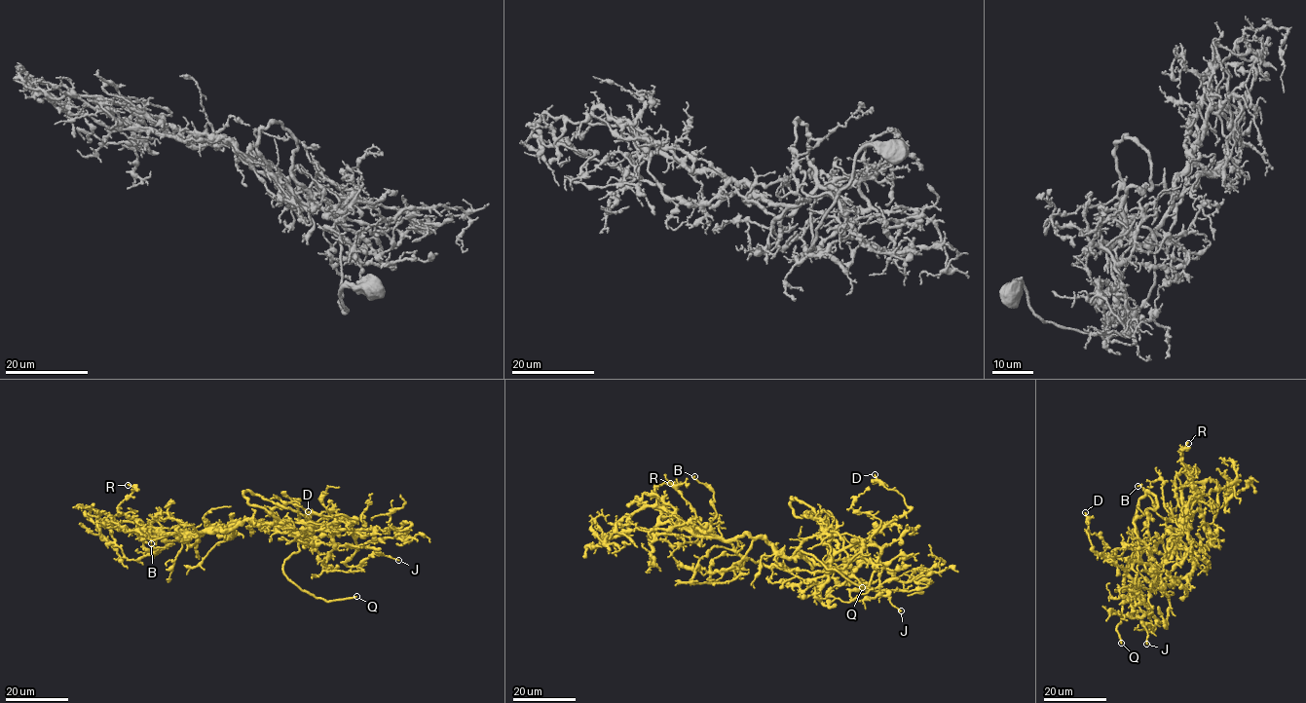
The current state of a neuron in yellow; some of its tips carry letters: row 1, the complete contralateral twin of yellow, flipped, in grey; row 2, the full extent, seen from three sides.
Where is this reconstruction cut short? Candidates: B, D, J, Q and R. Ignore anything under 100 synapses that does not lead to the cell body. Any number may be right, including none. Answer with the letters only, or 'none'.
Q

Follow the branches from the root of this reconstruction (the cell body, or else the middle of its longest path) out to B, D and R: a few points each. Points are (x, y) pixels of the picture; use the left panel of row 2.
B: (246, 520), (224, 531), (201, 531), (186, 537), (187, 541), (174, 534), (151, 543)
D: (246, 520), (290, 529), (300, 537), (314, 527), (356, 520), (308, 511)
R: (246, 520), (231, 529), (211, 532), (168, 533), (144, 527), (118, 511), (118, 505), (134, 490), (128, 485)

